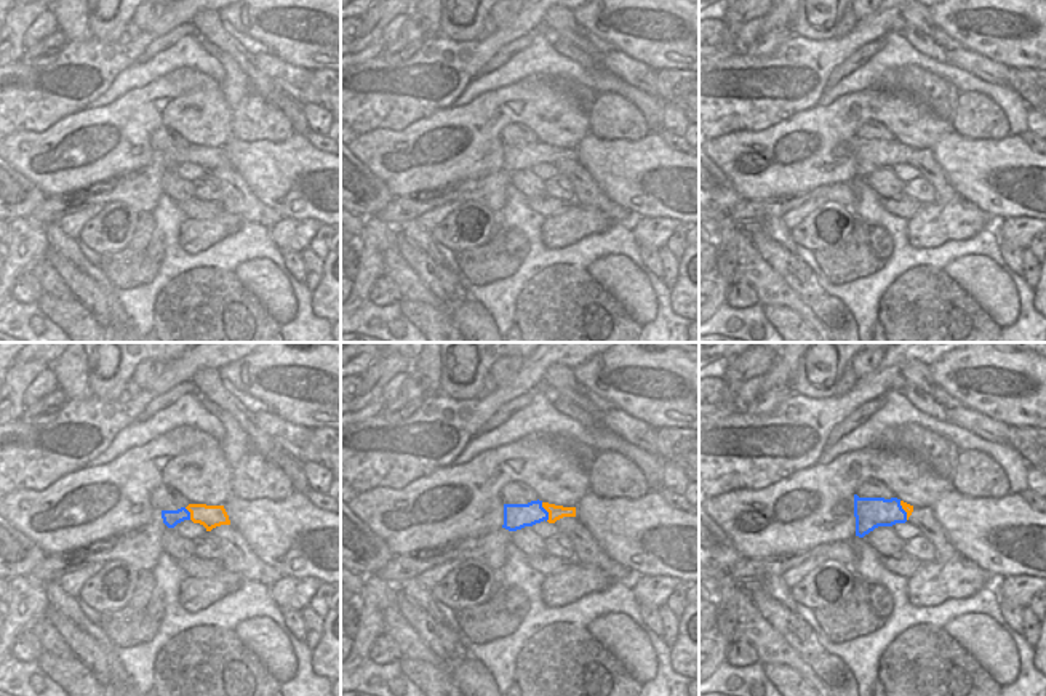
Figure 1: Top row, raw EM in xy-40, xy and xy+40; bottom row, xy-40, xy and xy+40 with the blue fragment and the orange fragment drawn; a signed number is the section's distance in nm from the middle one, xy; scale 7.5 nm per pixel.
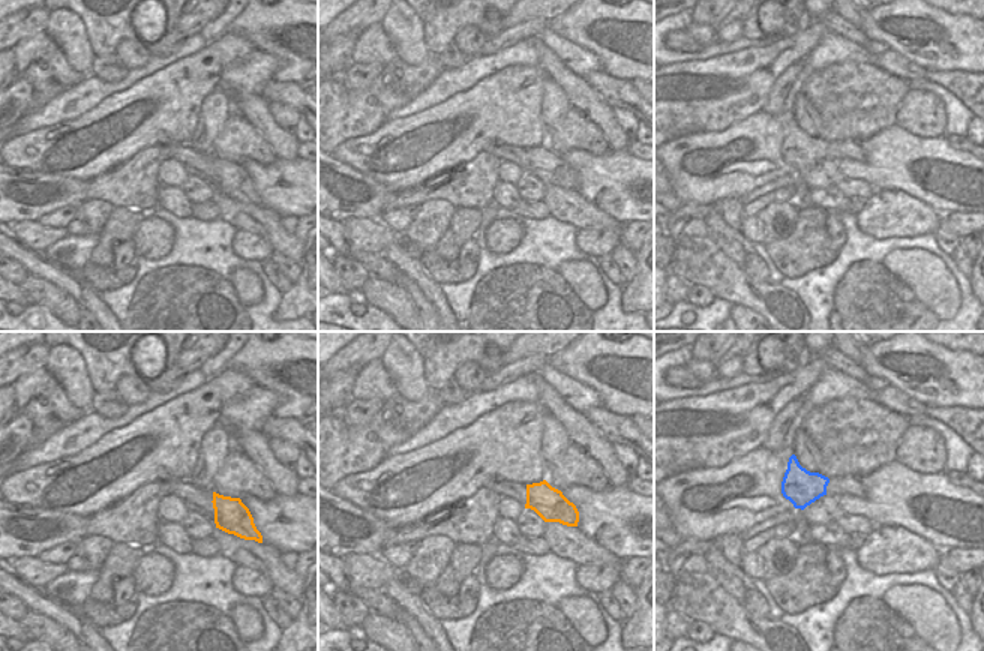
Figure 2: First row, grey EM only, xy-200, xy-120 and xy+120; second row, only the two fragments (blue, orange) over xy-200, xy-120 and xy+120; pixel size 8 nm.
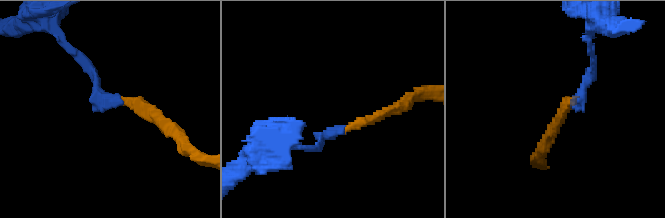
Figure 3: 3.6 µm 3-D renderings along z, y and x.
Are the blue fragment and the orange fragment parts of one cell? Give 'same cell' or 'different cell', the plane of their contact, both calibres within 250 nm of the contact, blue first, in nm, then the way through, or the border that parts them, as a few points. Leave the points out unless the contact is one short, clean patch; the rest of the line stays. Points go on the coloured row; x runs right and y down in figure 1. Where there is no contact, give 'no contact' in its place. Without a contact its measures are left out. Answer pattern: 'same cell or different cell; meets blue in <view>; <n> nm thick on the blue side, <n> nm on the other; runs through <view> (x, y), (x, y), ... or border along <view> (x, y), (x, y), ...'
different cell; meets blue in xy; 190 nm thick on the blue side, 120 nm on the other; border along xy (541, 503), (547, 512), (547, 520)

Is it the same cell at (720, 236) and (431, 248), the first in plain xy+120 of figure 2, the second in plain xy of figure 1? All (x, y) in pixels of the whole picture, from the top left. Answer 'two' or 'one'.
two

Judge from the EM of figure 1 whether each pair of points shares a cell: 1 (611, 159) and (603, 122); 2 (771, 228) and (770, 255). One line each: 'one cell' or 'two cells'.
1: two cells
2: two cells

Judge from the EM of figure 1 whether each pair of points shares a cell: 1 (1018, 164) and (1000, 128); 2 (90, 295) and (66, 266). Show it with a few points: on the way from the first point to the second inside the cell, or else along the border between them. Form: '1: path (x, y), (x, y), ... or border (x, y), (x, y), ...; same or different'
1: border (1008, 133), (998, 140), (966, 138); different
2: path (83, 288), (69, 272); same

